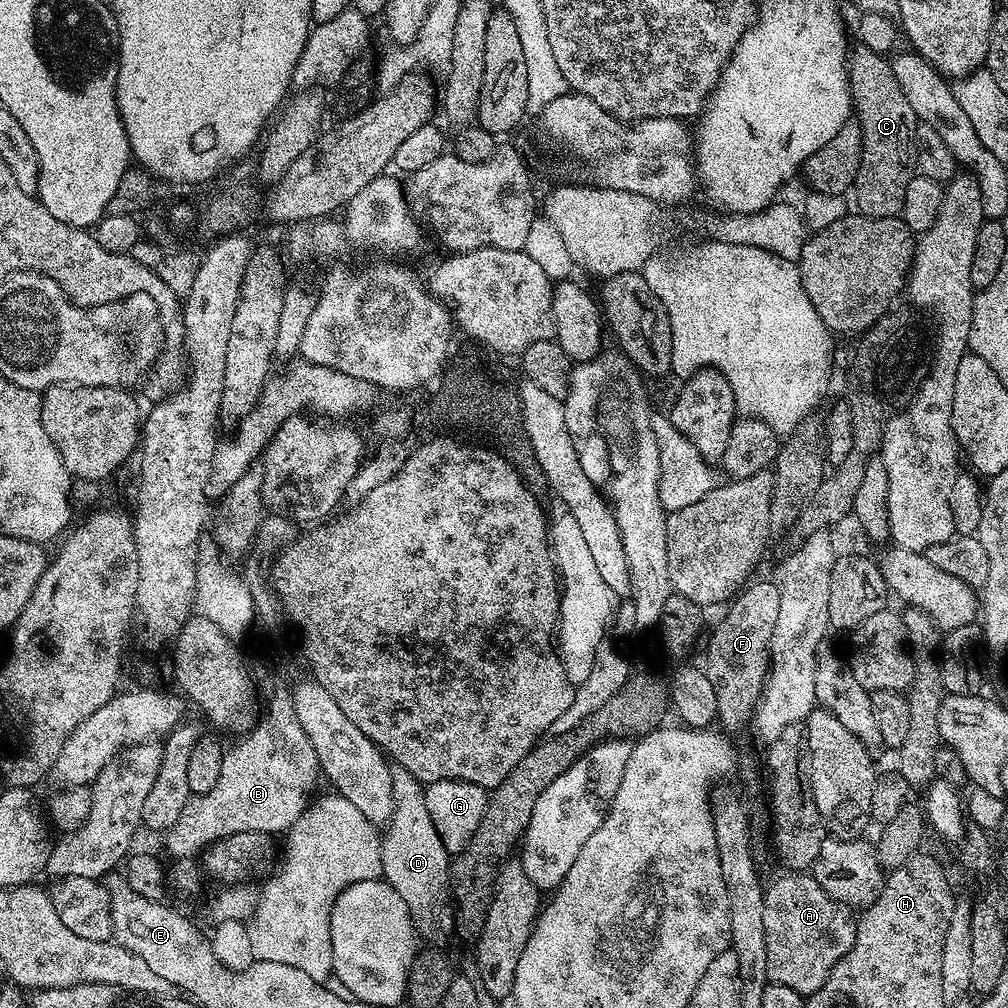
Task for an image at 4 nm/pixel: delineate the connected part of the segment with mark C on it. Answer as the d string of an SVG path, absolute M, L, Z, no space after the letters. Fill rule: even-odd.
M856 42L851 45L848 54L848 89L852 95L854 116L862 130L862 162L854 185L856 192L855 211L862 216L886 218L900 216L902 202L906 198L906 186L914 175L914 133L917 126L916 115L898 86L898 78L887 55L870 50L865 44Z

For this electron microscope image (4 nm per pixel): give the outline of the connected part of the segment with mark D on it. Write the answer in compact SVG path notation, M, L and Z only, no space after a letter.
M396 770L392 773L392 797L394 806L392 816L382 832L380 849L382 850L382 876L406 902L406 910L412 915L412 925L417 933L428 940L444 940L454 932L454 905L450 899L450 853L438 838L434 822L430 822L430 810L426 810L424 788L408 772Z

